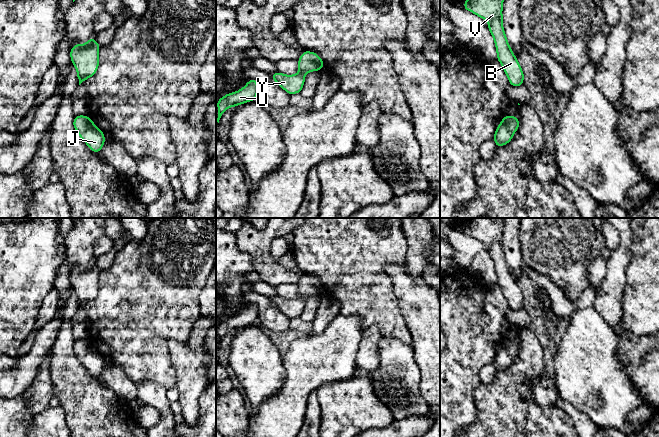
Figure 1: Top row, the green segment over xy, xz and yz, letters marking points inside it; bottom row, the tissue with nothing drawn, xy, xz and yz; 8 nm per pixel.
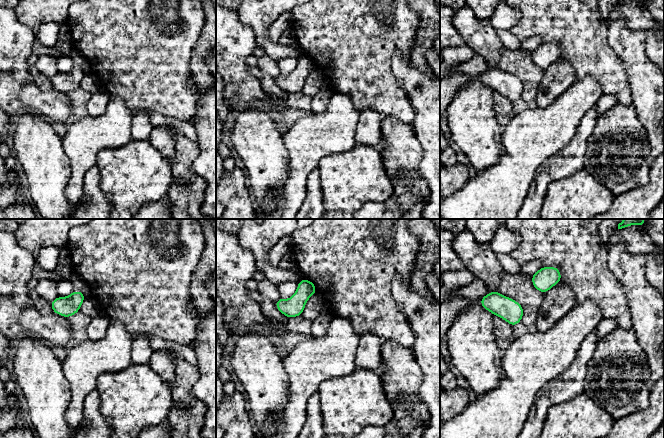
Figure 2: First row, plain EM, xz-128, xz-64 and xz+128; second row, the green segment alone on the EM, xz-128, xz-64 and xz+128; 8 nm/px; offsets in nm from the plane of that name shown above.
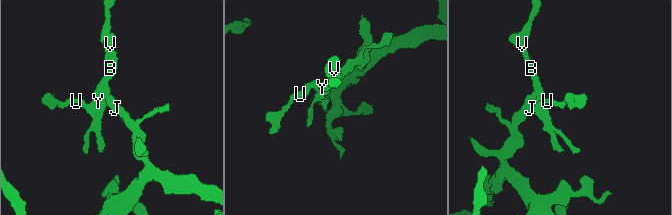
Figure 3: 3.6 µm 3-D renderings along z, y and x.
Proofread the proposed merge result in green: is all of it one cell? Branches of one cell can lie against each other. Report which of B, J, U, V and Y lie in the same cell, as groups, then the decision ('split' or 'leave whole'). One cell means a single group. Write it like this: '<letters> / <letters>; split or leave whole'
B J U V Y; leave whole

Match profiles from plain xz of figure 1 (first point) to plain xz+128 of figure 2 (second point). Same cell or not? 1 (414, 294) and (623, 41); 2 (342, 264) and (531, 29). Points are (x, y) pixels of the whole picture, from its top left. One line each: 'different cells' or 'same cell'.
1: same cell
2: same cell

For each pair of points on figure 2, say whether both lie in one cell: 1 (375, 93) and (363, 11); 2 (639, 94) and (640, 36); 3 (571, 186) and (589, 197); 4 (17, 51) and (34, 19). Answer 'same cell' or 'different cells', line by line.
1: same cell
2: same cell
3: same cell
4: different cells

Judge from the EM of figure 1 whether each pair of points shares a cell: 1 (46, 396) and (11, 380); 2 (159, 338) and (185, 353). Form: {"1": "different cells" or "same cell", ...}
{"1": "same cell", "2": "different cells"}

